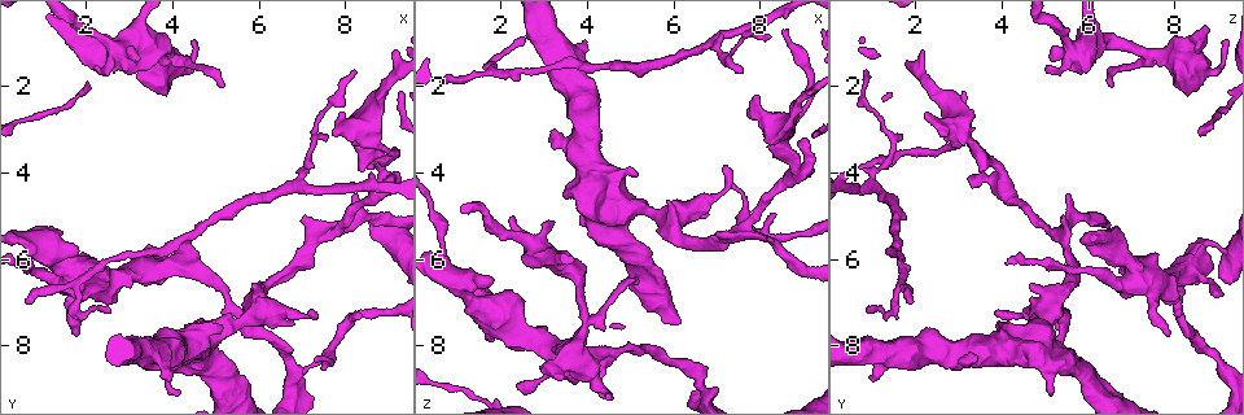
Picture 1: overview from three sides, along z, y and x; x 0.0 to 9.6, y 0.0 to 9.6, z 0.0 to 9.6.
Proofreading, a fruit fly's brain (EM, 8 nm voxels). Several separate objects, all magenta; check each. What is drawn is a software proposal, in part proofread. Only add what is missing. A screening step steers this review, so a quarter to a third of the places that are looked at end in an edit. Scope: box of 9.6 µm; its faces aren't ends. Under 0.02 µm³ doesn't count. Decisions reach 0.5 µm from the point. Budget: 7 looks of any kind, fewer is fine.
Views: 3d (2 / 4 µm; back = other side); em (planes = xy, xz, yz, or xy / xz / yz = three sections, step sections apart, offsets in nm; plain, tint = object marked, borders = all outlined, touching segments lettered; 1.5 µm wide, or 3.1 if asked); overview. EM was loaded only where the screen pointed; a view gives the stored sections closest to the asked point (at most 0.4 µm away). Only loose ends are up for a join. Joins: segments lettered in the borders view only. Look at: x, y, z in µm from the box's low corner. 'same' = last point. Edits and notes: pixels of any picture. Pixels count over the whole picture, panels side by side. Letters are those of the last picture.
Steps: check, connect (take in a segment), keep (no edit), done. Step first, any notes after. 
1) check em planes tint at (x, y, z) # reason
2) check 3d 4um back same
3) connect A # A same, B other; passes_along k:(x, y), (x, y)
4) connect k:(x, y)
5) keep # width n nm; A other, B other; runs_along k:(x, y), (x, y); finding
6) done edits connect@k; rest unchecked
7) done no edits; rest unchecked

check 3d 2um at (0.55, 6.95, 1.95)

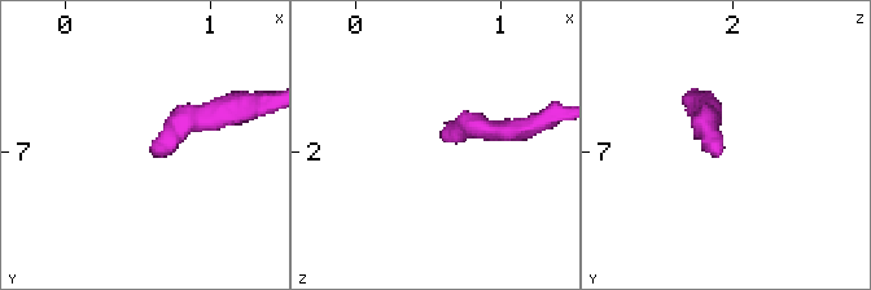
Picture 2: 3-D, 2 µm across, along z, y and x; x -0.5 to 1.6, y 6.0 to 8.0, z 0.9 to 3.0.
check em planes borders at (0.62, 6.98, 1.90) # need the tissue

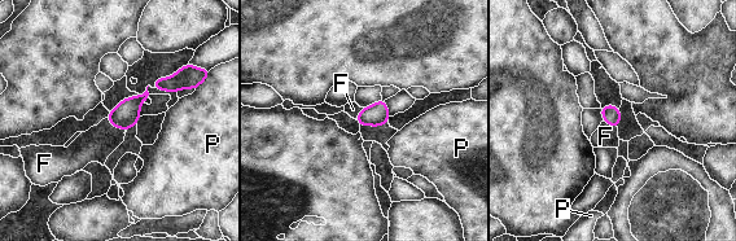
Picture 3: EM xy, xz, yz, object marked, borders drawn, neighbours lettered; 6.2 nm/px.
connect F # F same, P other; passes_along 3:(127, 113), (114, 126), (96, 144); it goes on there

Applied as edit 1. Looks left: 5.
check overview # redraw

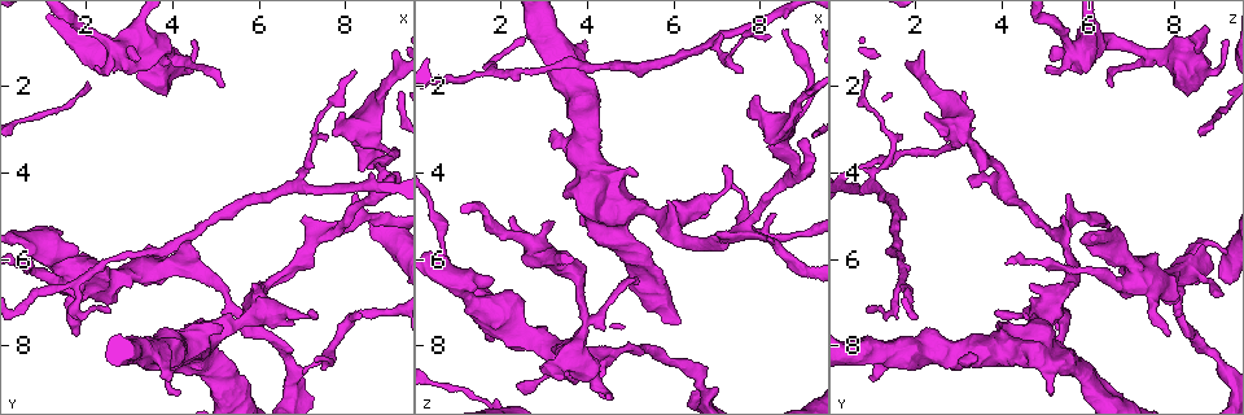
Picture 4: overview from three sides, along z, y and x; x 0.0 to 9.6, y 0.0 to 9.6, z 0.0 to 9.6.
check em xy step 4 tint at (5.20, 1.95, 6.55) # tapers out

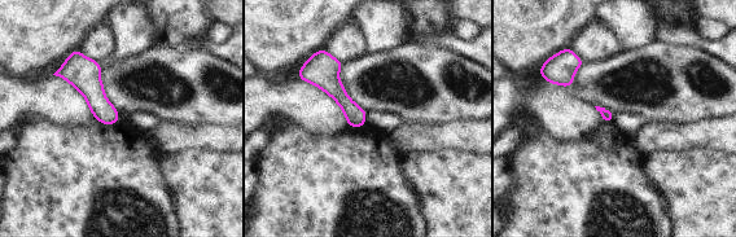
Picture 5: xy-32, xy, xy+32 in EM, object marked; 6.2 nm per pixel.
check em planes tint same

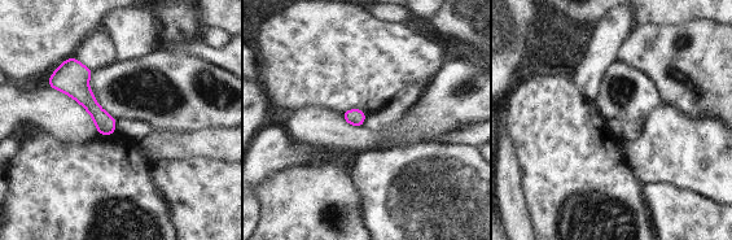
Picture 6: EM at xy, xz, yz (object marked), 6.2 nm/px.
check em planes borders same # what lies round it

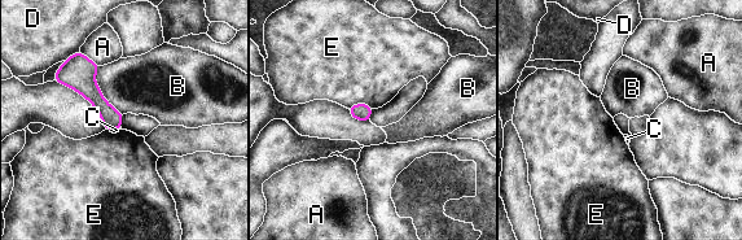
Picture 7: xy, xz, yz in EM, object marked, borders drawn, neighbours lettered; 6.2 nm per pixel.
keep # width 110 nm; longest_contact B 340 nm; A other, B other, C other, D other, E other; none of them fits

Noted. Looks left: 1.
done edits connect@3; rest unchecked

